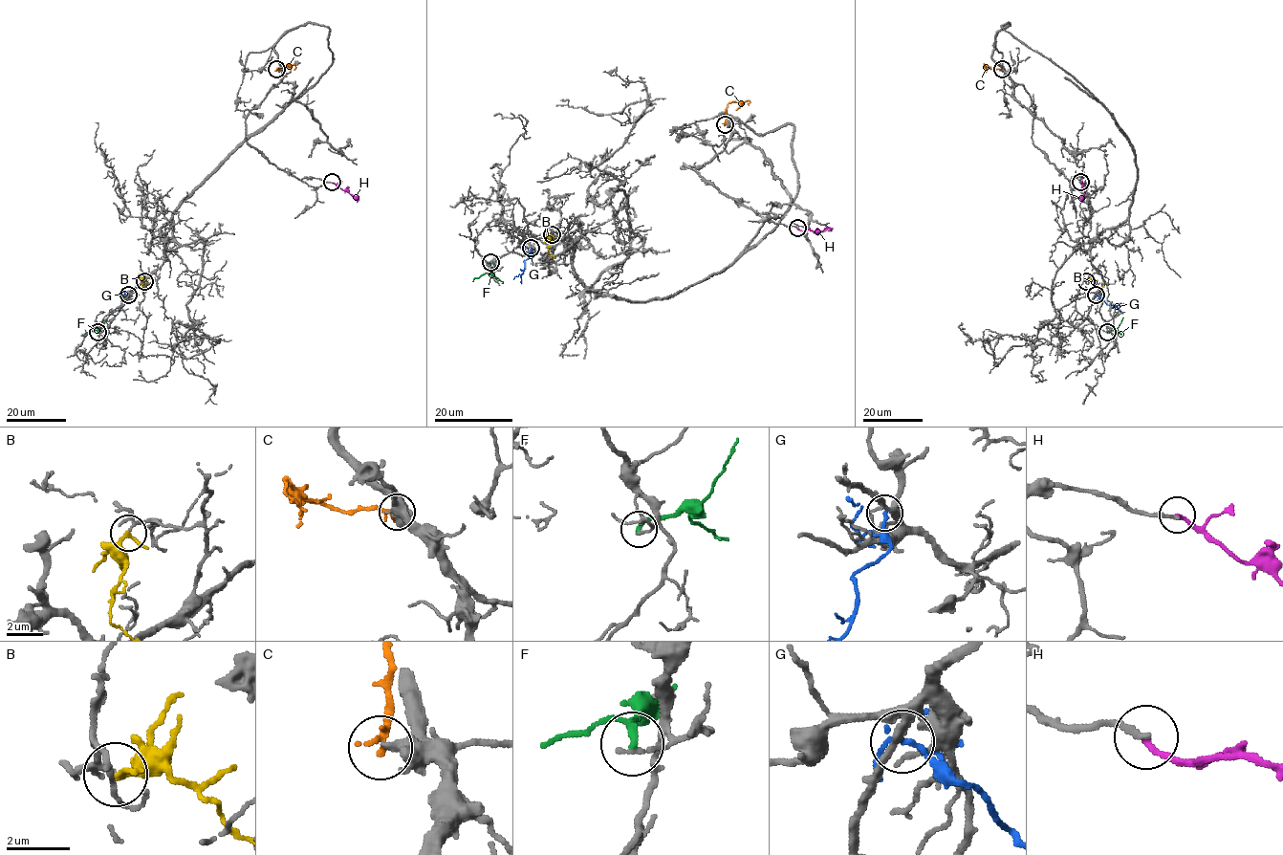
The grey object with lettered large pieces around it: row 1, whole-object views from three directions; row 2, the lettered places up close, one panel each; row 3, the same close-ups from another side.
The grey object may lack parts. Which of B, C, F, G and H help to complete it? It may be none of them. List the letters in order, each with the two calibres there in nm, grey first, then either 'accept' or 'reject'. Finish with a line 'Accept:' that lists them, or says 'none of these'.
B: 100/200 nm | reject
C: 420/240 nm | reject
F: 160/240 nm | reject
G: 200/200 nm | reject
H: 200/180 nm | accept
Accept: H

